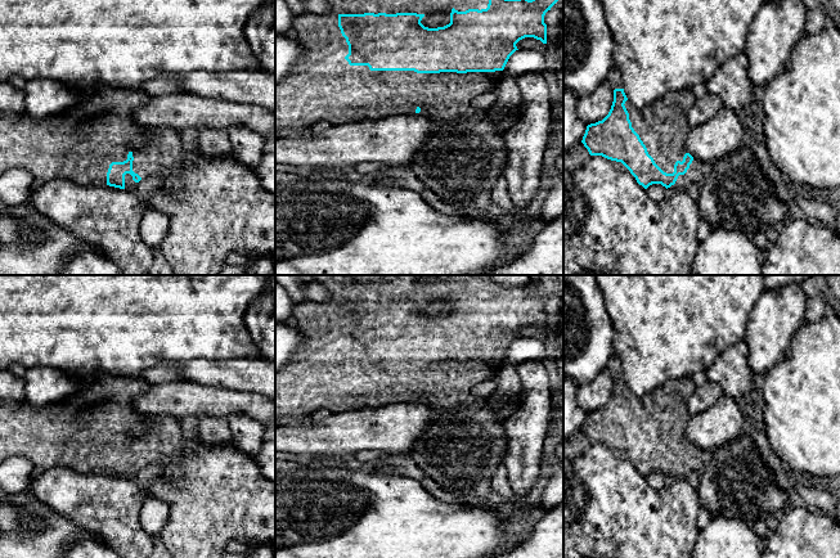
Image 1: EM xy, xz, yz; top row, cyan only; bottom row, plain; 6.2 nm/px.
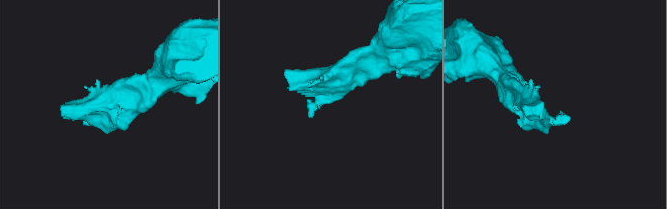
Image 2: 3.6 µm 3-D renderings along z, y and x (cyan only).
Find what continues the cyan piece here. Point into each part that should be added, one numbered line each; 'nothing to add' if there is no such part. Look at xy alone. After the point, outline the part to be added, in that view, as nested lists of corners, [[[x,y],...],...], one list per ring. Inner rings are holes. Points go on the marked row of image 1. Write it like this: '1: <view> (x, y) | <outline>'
1: xy (79, 144) | [[[94,85],[93,87],[85,90],[89,91],[90,95],[81,100],[78,99],[76,104],[73,104],[72,107],[67,108],[66,111],[54,114],[54,116],[48,116],[44,117],[40,121],[33,121],[32,118],[30,118],[28,116],[23,114],[19,118],[12,118],[10,116],[0,116],[0,175],[13,170],[13,168],[23,168],[31,172],[32,177],[33,177],[33,183],[42,184],[48,180],[57,180],[57,179],[66,179],[66,180],[71,180],[78,185],[84,185],[84,186],[103,186],[107,185],[107,172],[109,168],[109,165],[112,162],[123,162],[127,159],[127,154],[131,152],[134,161],[132,161],[132,171],[135,174],[138,174],[142,180],[149,177],[149,176],[157,176],[161,175],[165,171],[171,170],[174,166],[179,165],[183,161],[183,153],[185,152],[183,140],[180,138],[180,131],[175,130],[175,129],[169,129],[169,127],[145,127],[145,126],[140,126],[138,125],[134,118],[132,118],[132,112],[140,107],[144,105],[152,96],[145,94],[144,91],[142,91],[140,89],[121,89],[121,87],[109,87],[105,85]],[[81,91],[78,94],[84,94],[85,91]],[[139,136],[148,136],[149,141],[143,144],[142,147],[134,147],[132,145],[132,140],[139,138]]]

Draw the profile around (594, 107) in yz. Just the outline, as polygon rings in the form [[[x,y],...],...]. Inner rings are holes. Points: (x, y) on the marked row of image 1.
[[[607,81],[601,82],[590,94],[578,96],[578,113],[587,125],[602,121],[610,112],[614,90]]]

